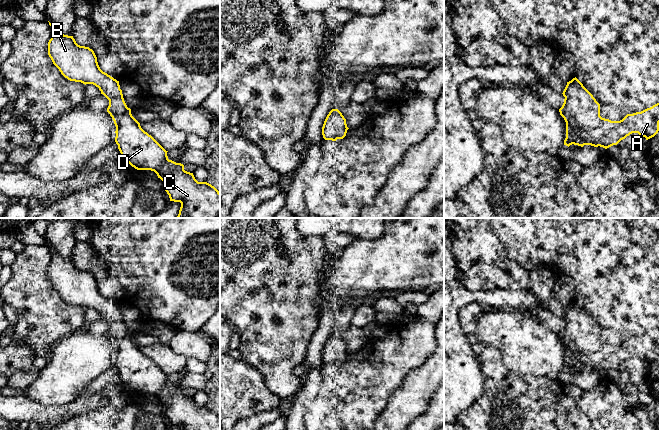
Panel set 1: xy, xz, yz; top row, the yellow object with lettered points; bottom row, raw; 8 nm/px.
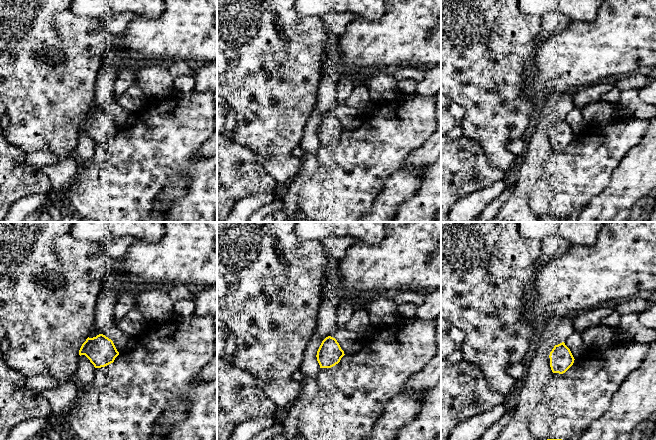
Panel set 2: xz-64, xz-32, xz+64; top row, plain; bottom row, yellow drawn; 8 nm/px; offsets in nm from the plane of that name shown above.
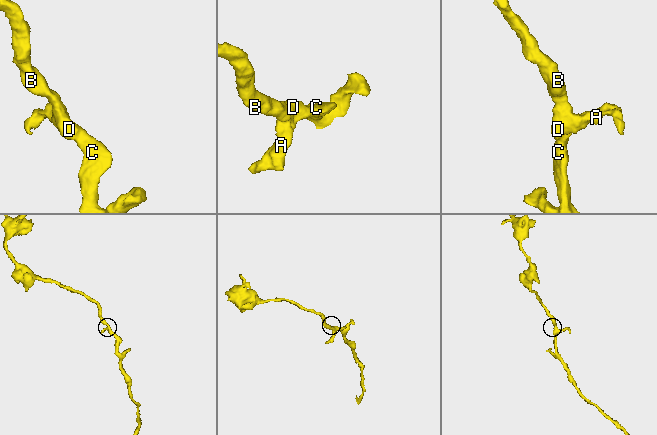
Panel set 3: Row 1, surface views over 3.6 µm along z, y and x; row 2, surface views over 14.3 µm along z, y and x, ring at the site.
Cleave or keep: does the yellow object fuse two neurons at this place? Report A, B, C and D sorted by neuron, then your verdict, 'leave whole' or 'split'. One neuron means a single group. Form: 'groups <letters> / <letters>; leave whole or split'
groups A C D / B; split

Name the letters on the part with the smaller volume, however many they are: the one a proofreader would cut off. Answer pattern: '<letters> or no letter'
A, C, D

